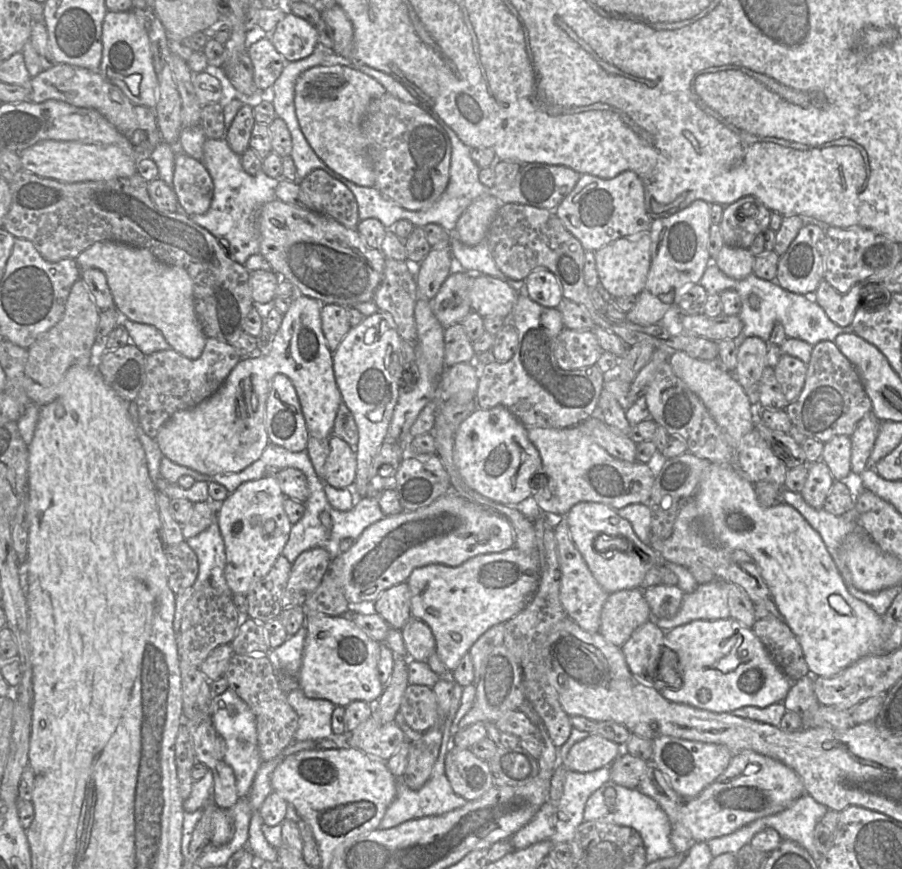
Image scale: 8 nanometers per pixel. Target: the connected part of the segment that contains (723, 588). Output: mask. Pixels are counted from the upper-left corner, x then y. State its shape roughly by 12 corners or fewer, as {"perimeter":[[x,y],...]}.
{"perimeter":[[715,579],[685,594],[664,632],[694,620],[730,618],[729,584]]}

